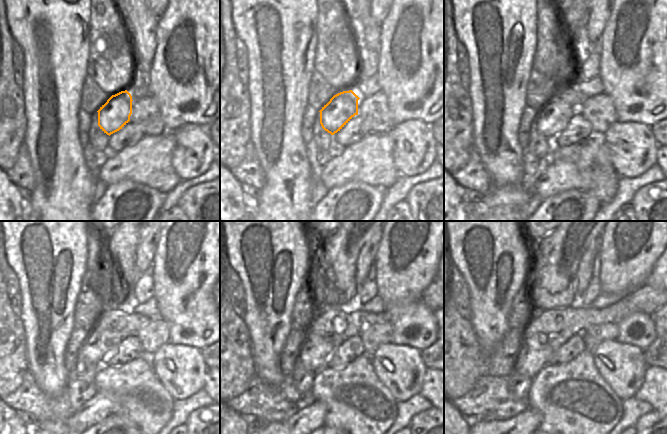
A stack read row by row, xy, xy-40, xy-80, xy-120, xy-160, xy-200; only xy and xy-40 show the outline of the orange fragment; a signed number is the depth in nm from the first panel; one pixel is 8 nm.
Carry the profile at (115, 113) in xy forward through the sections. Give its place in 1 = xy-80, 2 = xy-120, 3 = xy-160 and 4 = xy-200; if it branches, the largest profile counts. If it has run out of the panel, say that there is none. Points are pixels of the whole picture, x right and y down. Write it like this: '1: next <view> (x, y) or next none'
1: next xy-80 (552, 120)
2: next xy-120 (98, 346)
3: next xy-160 (316, 349)
4: next xy-200 (529, 362)

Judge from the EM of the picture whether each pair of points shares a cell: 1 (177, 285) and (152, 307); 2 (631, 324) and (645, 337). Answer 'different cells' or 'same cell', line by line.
1: different cells
2: same cell

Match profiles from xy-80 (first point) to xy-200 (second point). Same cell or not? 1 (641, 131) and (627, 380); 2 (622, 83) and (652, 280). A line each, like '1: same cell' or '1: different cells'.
1: same cell
2: different cells

